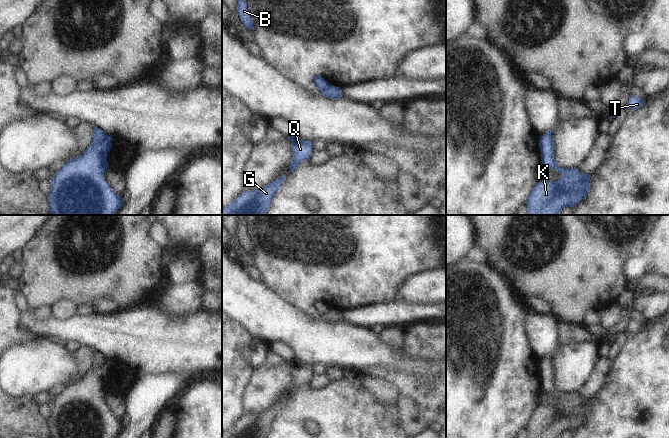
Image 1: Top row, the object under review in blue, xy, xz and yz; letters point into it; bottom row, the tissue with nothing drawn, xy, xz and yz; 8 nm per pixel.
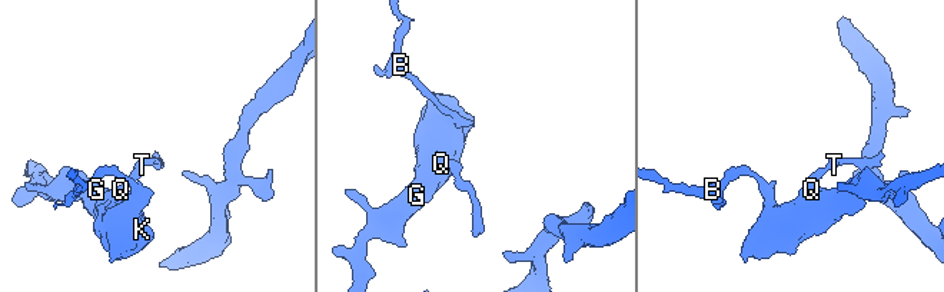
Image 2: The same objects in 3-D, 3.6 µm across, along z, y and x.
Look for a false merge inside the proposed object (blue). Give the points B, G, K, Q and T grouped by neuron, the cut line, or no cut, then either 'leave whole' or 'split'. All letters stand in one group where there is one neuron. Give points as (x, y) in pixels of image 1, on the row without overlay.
B / G K Q T; cut in xy along (106, 360), (91, 368); split

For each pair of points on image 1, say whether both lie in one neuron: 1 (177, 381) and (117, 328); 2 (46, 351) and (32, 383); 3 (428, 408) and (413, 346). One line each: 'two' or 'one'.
1: two
2: one
3: one

